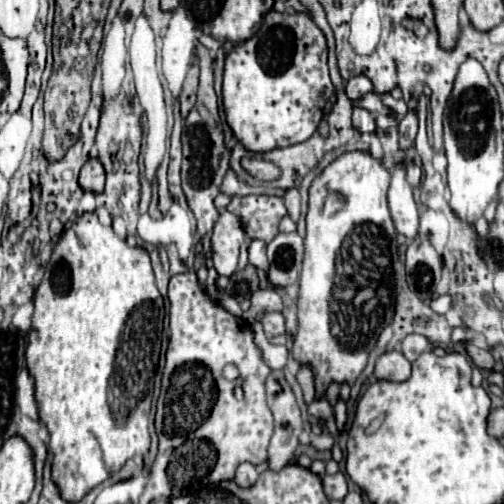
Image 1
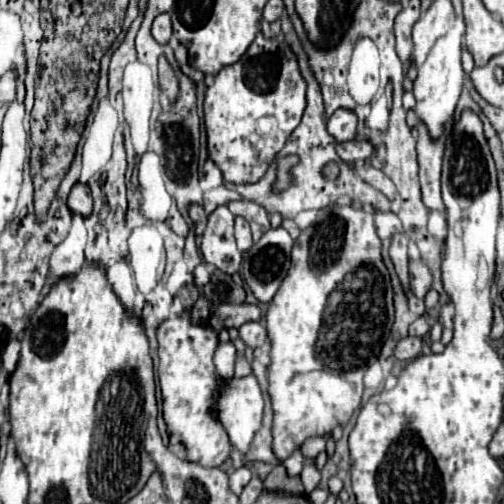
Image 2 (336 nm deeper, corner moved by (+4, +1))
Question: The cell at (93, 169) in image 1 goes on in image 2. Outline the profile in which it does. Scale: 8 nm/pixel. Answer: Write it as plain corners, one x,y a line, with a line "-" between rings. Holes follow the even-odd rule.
76,183
68,195
68,207
72,213
80,213
88,217
92,213
92,195
86,183

